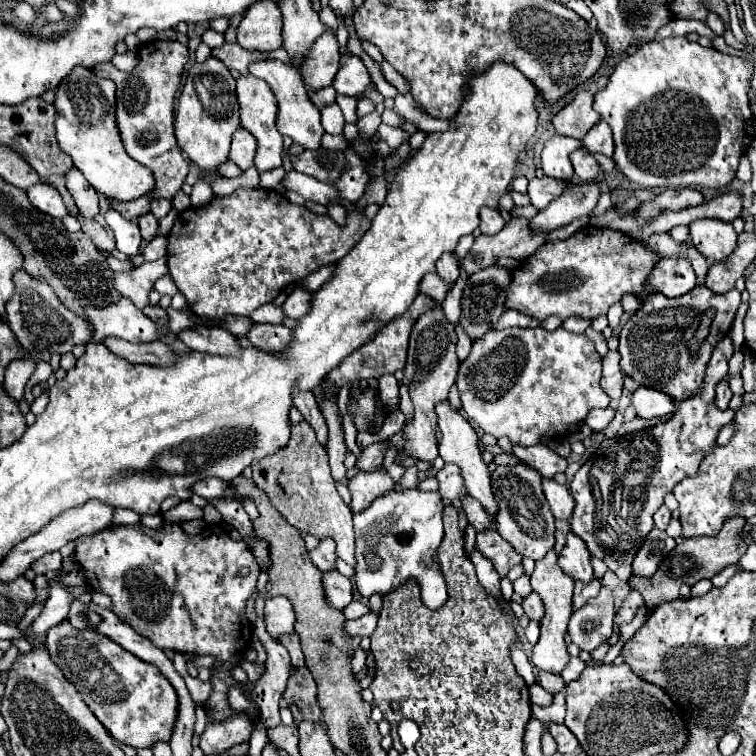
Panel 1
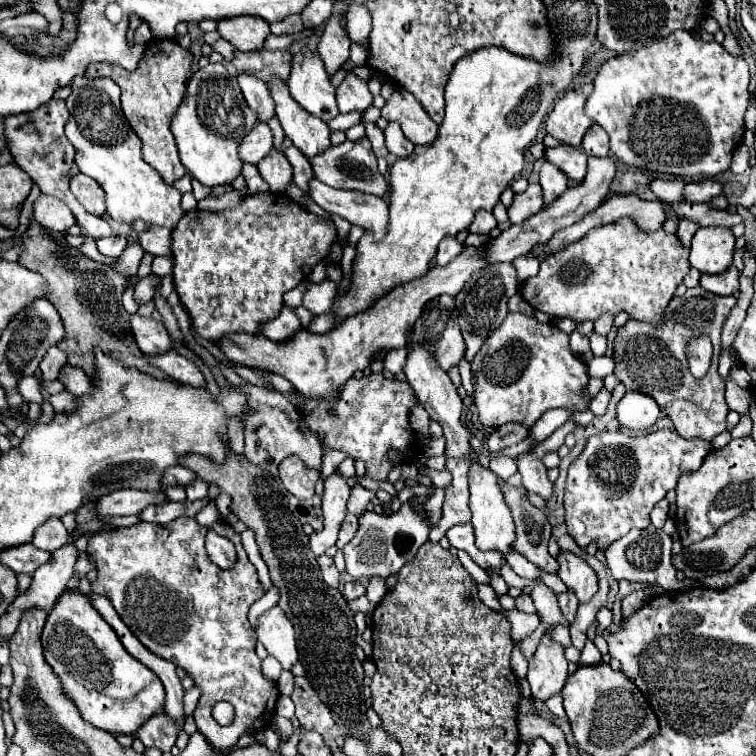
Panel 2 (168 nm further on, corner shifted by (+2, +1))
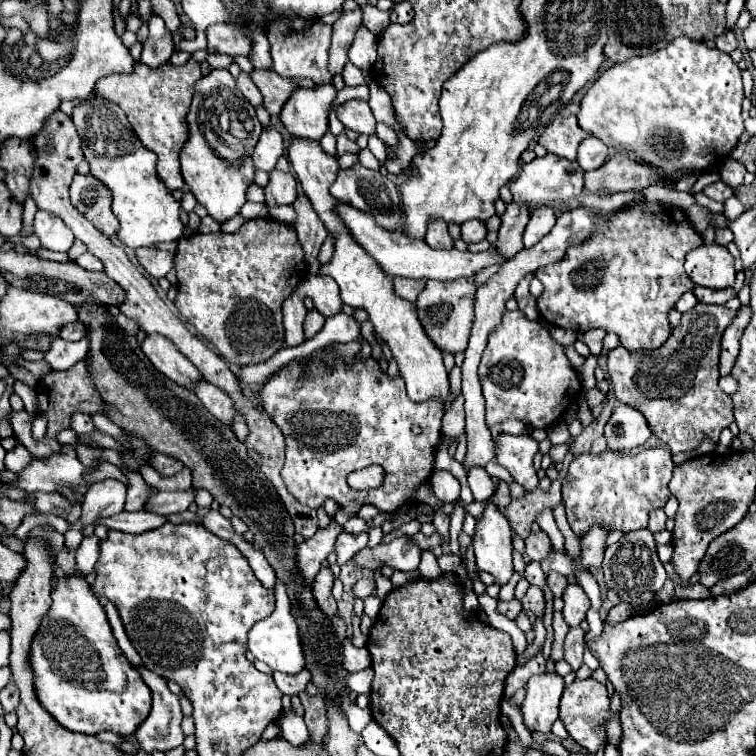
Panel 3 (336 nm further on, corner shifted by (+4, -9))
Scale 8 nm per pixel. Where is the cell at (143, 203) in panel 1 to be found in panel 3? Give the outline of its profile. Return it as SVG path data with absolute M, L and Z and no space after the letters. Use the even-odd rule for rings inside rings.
M189 58L183 66L165 64L161 68L149 68L143 62L135 62L131 74L111 74L95 84L97 94L123 108L143 146L159 156L157 174L169 190L185 186L179 170L179 152L187 142L187 114L197 80L201 80L199 64Z

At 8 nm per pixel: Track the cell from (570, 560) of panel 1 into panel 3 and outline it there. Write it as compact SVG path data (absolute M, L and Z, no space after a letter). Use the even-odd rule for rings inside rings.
M569 584L563 592L563 618L569 626L579 626L579 622L585 618L591 602L587 598L587 594L583 592L581 586L577 584Z

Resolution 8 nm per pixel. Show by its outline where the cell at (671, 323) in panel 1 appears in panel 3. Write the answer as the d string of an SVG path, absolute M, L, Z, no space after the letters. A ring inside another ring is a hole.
M697 304L691 312L683 314L681 324L671 332L667 342L659 350L641 350L629 352L623 346L609 350L609 380L613 386L613 394L619 402L633 406L639 410L645 420L649 422L651 432L665 442L673 454L687 452L697 448L703 438L711 438L713 442L719 440L723 428L733 422L733 402L731 396L725 394L717 380L719 380L719 354L721 354L721 334L733 322L735 312L727 306L709 306Z

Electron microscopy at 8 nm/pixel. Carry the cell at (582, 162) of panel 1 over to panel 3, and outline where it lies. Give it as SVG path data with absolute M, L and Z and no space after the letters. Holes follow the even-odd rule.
M545 154L543 158L535 158L529 164L523 164L519 176L509 184L513 202L525 204L531 210L535 206L553 204L557 200L571 200L583 192L583 170L579 170L577 162L569 162L555 154Z

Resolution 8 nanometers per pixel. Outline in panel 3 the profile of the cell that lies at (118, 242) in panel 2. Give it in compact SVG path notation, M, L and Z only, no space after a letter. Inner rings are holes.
M89 252L79 256L79 266L85 268L85 270L103 270L103 262L99 262L99 258L95 258Z

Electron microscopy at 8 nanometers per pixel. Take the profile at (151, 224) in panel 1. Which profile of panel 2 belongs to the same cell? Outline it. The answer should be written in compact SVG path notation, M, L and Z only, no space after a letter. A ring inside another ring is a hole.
M149 226L149 230L139 234L139 244L153 256L167 256L171 254L171 230L163 226Z

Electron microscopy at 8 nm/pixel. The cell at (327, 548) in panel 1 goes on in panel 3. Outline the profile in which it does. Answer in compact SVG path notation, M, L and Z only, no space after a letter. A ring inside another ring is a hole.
M321 568L317 578L315 578L313 596L315 596L315 602L317 602L319 610L327 618L333 618L335 612L337 612L337 602L335 602L333 594L331 594L331 588L333 588L333 572L329 568Z

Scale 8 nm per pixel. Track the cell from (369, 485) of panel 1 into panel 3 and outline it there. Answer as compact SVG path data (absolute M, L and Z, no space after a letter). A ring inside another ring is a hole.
M351 516L349 520L347 520L347 524L343 526L343 530L347 532L347 534L361 534L361 532L365 532L369 526L359 518L359 516Z

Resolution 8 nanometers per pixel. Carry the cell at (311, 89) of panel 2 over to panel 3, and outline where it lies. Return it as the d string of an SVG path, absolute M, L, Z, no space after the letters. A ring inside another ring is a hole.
M323 84L323 86L317 86L313 90L309 88L299 88L289 100L287 104L283 106L279 118L281 118L281 124L287 128L287 132L293 136L293 138L305 138L305 140L321 140L323 134L327 132L327 106L335 100L335 86L331 84Z

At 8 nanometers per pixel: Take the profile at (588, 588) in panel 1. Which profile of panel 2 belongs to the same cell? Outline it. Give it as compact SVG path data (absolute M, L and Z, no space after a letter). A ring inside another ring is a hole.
M567 590L567 592L559 594L557 598L559 598L559 606L561 606L561 612L565 614L565 618L567 618L569 622L573 622L575 614L577 614L577 608L579 608L579 600L577 600L575 592L573 592L573 590Z

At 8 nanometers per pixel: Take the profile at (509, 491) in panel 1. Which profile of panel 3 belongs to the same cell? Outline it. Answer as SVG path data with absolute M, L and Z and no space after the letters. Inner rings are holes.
M549 574L547 576L547 584L549 584L549 590L553 592L553 596L559 598L569 582L567 582L567 578L563 574Z

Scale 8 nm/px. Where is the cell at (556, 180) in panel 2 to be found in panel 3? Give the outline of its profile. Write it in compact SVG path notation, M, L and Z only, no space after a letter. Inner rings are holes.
M539 206L531 212L531 220L523 232L523 246L531 248L555 226L555 212L551 206Z

